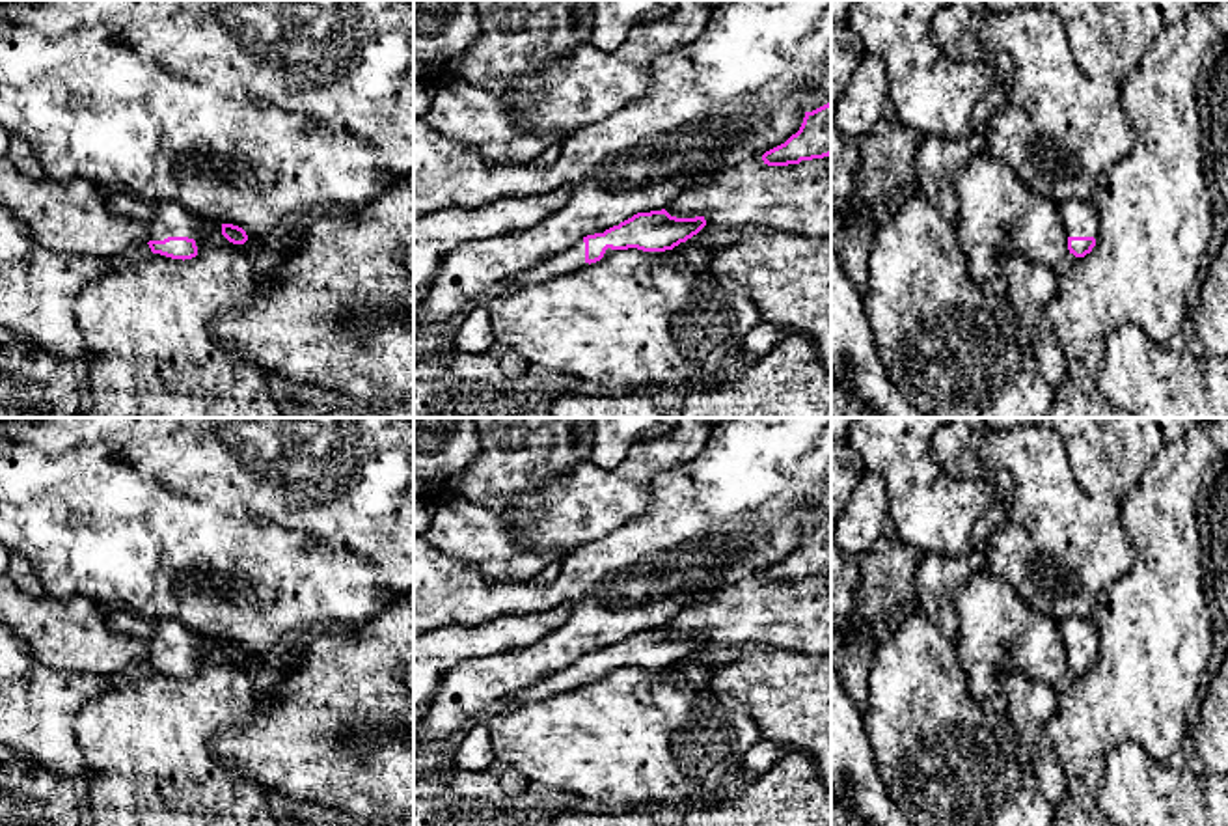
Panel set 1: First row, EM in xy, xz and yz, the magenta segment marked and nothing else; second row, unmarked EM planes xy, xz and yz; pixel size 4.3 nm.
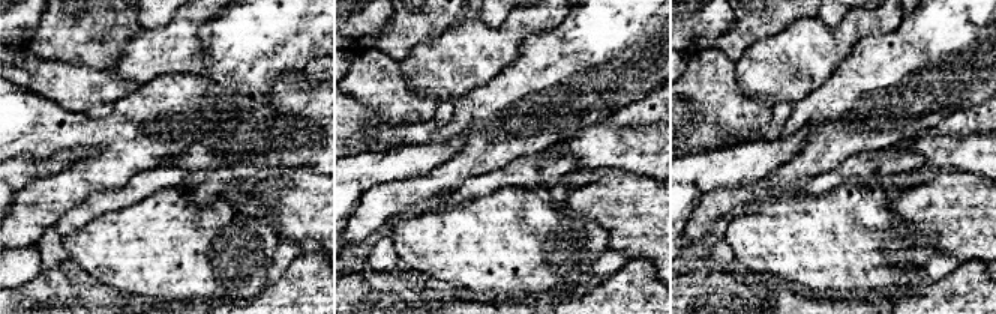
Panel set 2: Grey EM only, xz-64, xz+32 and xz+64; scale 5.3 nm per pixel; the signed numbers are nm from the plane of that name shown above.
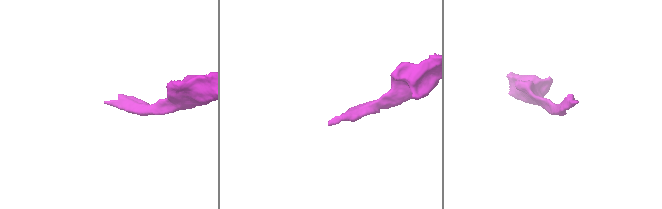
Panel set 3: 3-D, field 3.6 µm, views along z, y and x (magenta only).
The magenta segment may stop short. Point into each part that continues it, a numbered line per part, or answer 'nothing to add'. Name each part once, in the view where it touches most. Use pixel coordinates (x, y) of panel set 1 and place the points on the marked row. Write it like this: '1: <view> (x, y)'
1: xy (164, 219)

